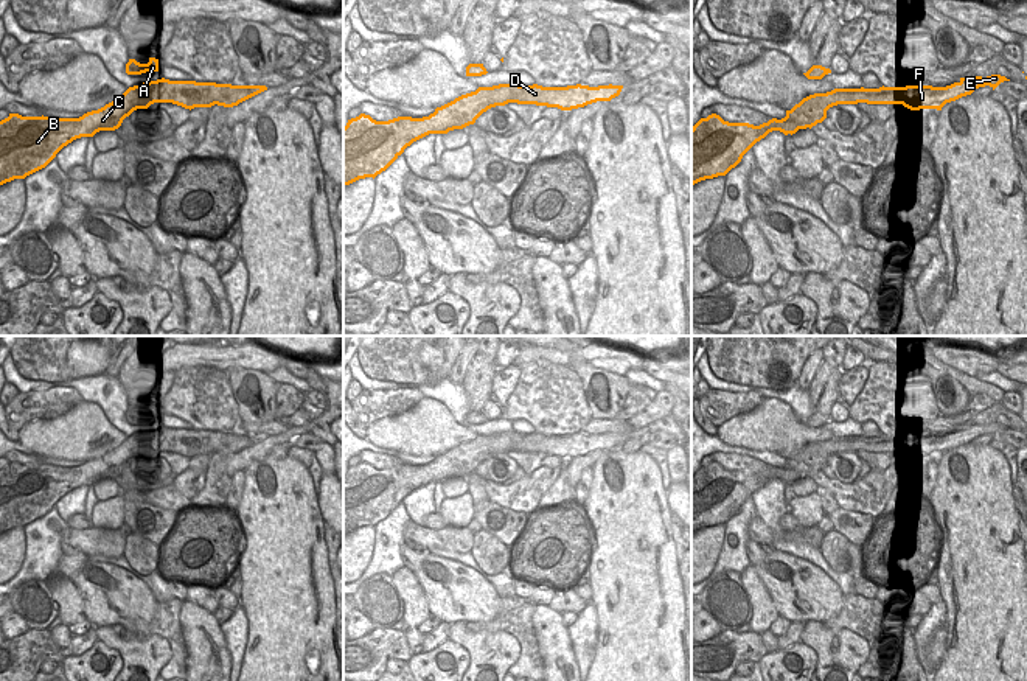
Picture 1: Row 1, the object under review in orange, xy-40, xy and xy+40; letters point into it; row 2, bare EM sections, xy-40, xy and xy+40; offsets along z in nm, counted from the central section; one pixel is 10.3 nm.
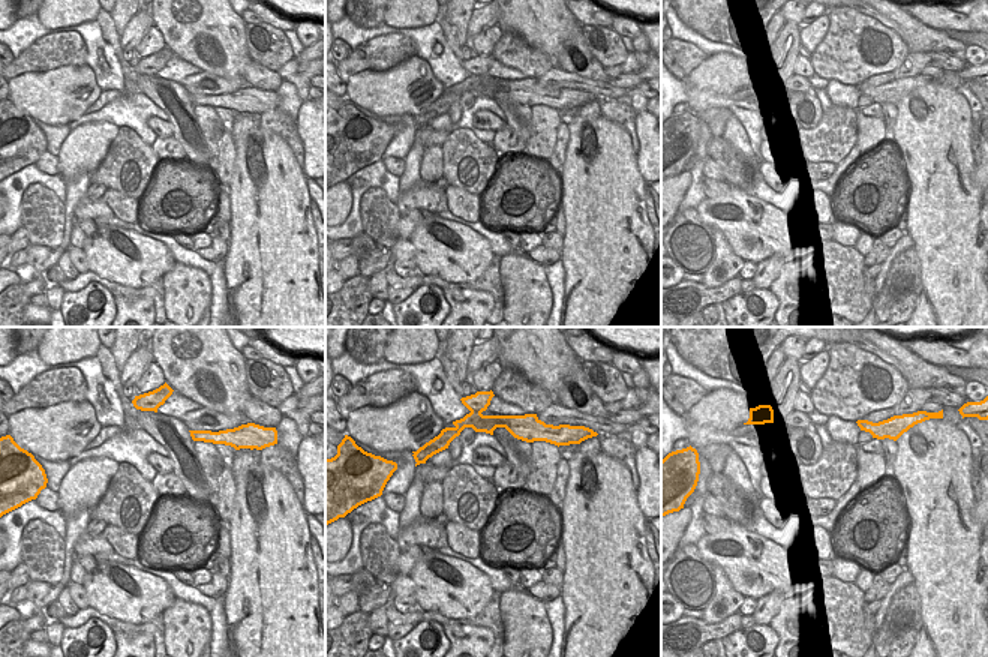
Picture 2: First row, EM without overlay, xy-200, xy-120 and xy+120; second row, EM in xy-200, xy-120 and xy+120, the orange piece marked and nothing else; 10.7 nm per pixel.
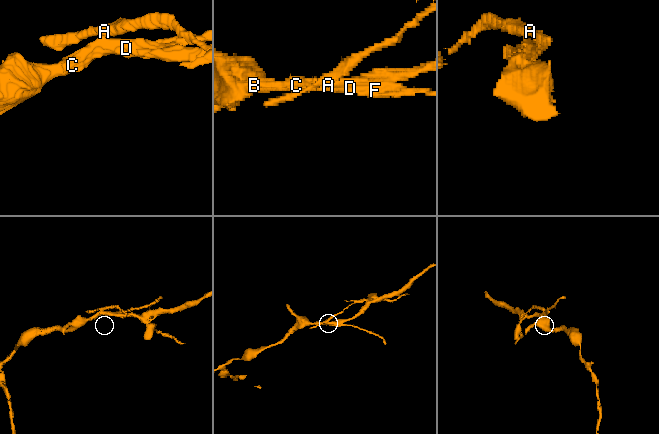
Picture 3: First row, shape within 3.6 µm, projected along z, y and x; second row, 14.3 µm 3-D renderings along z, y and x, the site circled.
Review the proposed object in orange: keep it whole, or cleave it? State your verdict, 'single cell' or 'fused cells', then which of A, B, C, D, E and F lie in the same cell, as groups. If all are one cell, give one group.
fused cells; groups A B C D / E F

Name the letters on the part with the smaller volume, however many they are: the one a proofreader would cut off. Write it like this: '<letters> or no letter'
E, F

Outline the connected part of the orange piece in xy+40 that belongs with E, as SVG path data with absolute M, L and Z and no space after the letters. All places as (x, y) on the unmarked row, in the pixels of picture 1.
M991 423L987 426L970 424L970 426L960 426L959 431L954 431L946 435L915 434L909 438L903 438L903 443L909 445L910 449L915 451L915 456L910 459L920 459L920 457L942 459L942 456L946 451L971 443L979 435L990 434L994 438L1004 429L1010 428L1001 423Z

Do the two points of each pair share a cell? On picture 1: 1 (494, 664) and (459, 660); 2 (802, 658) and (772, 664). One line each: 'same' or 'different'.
1: different
2: same

